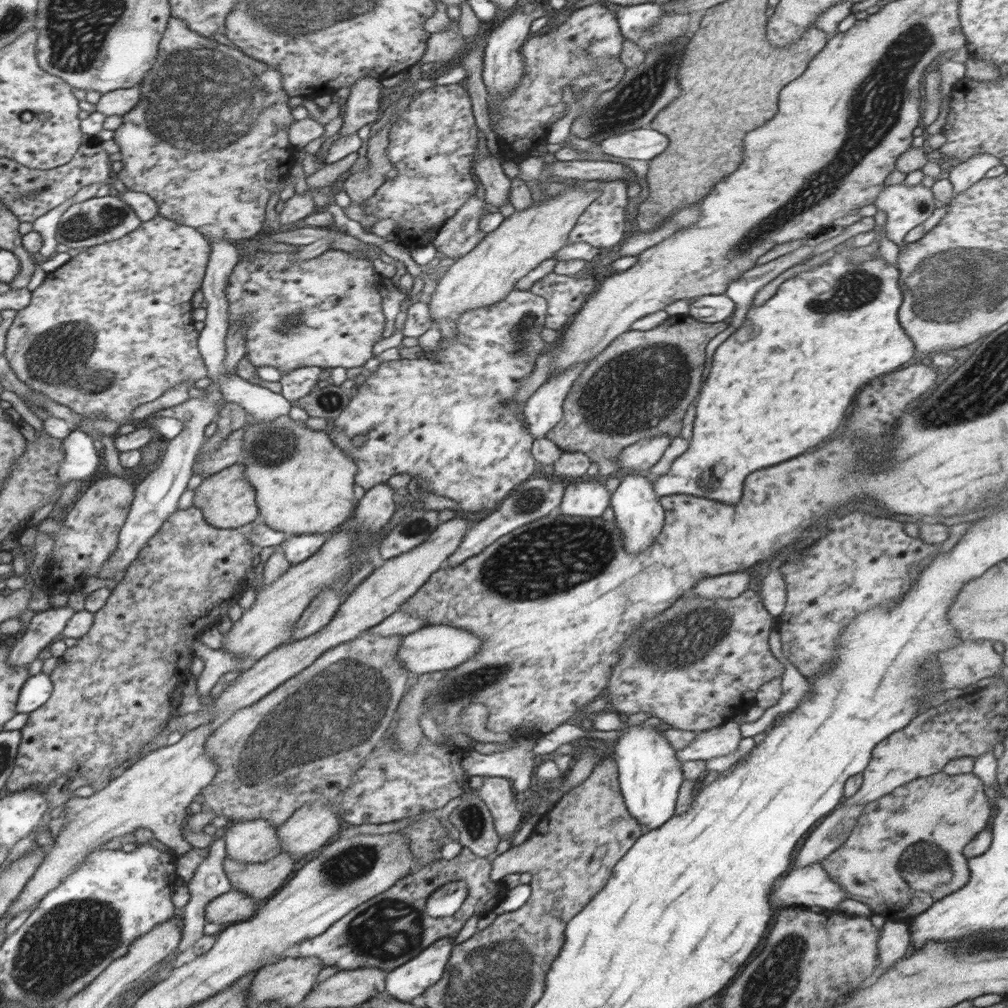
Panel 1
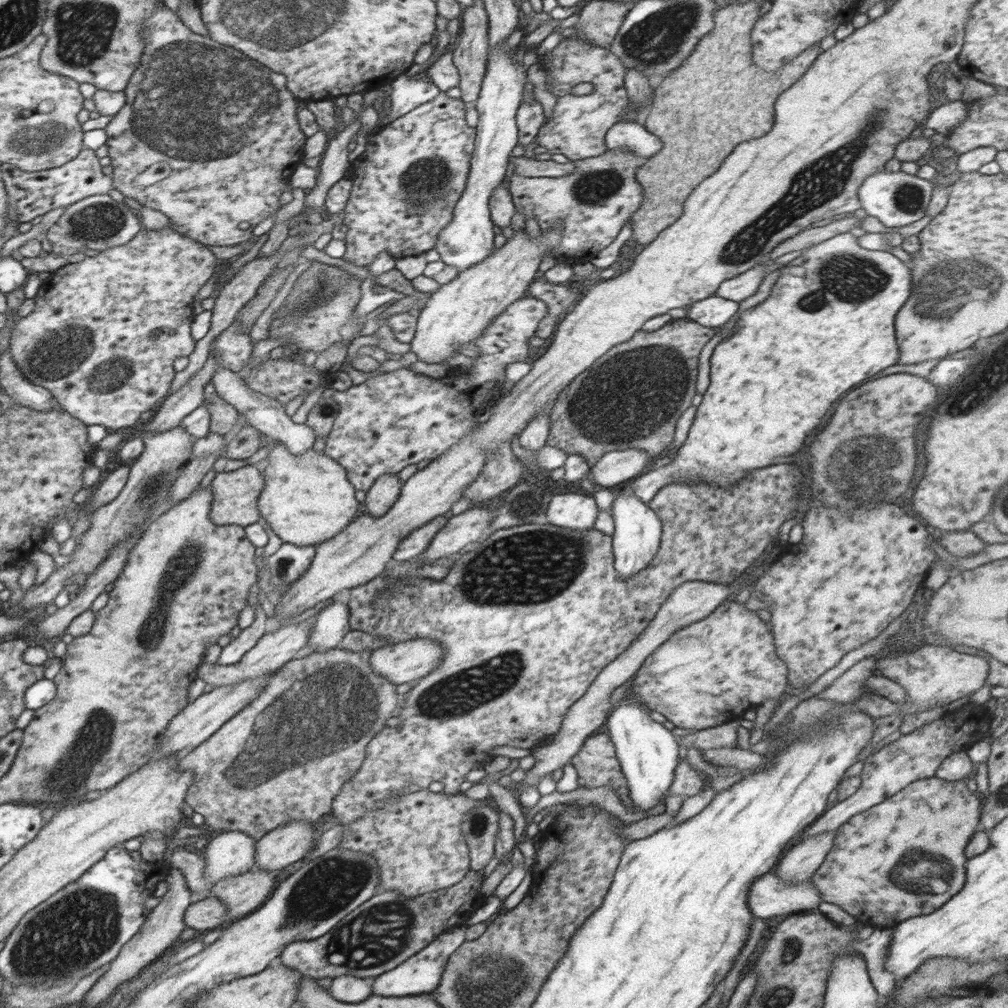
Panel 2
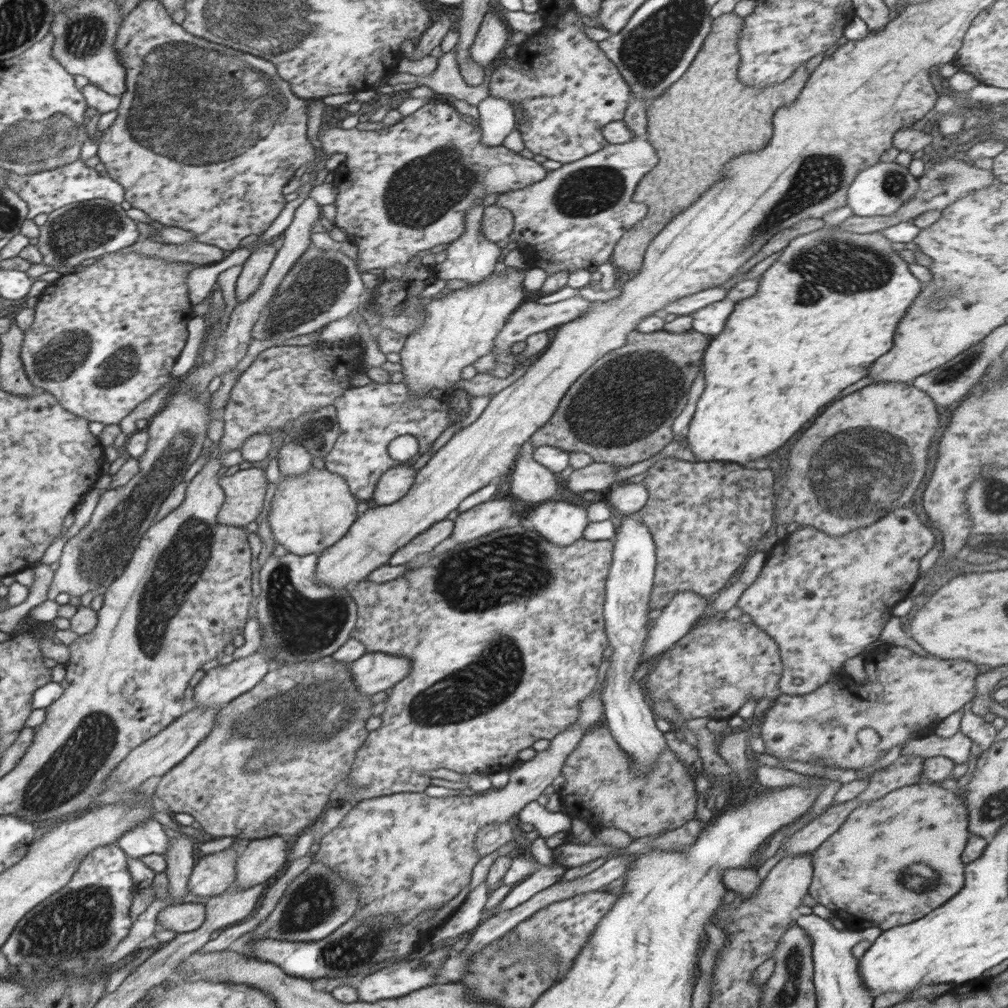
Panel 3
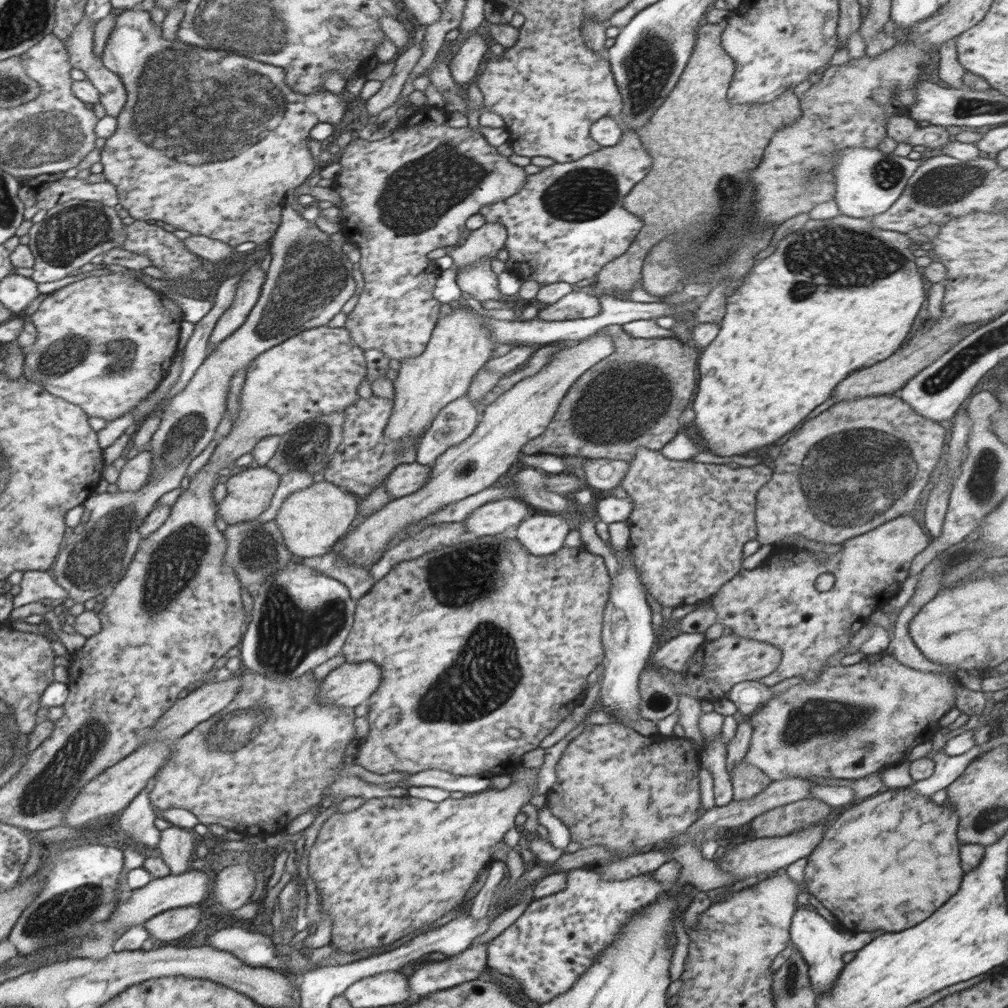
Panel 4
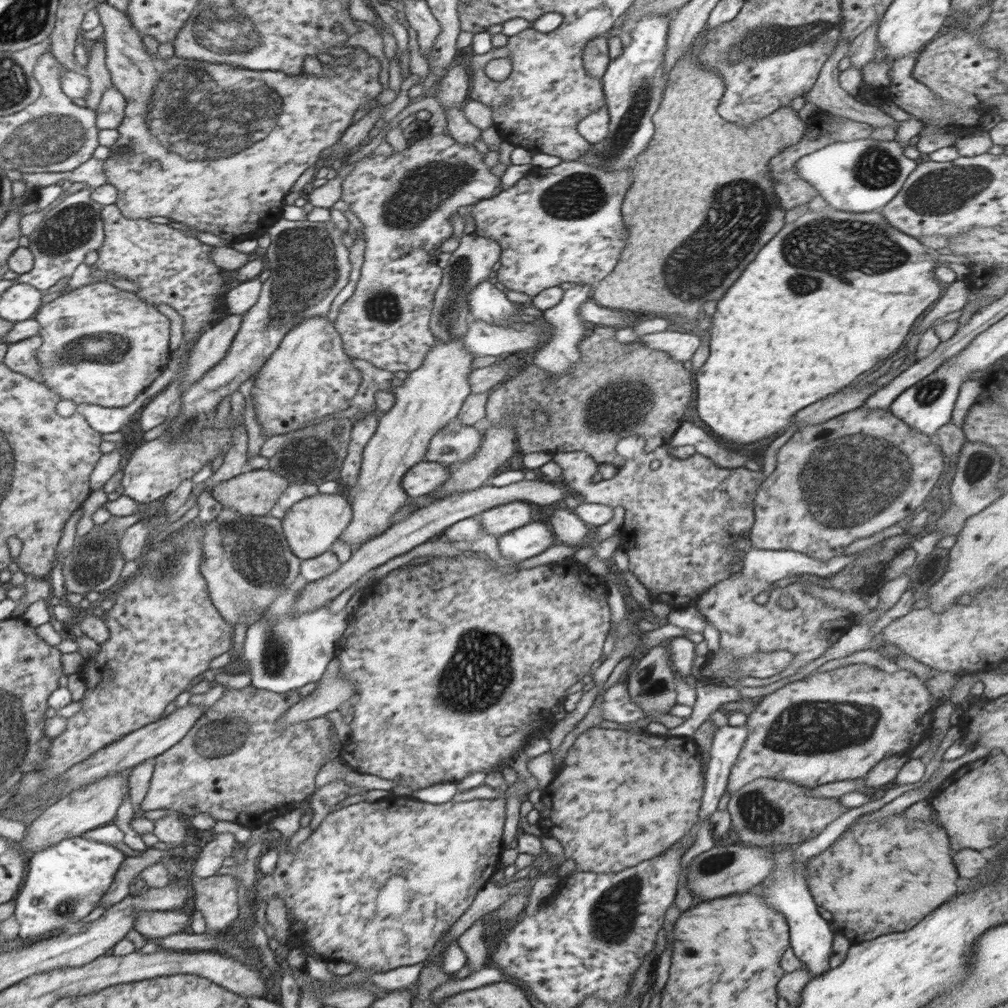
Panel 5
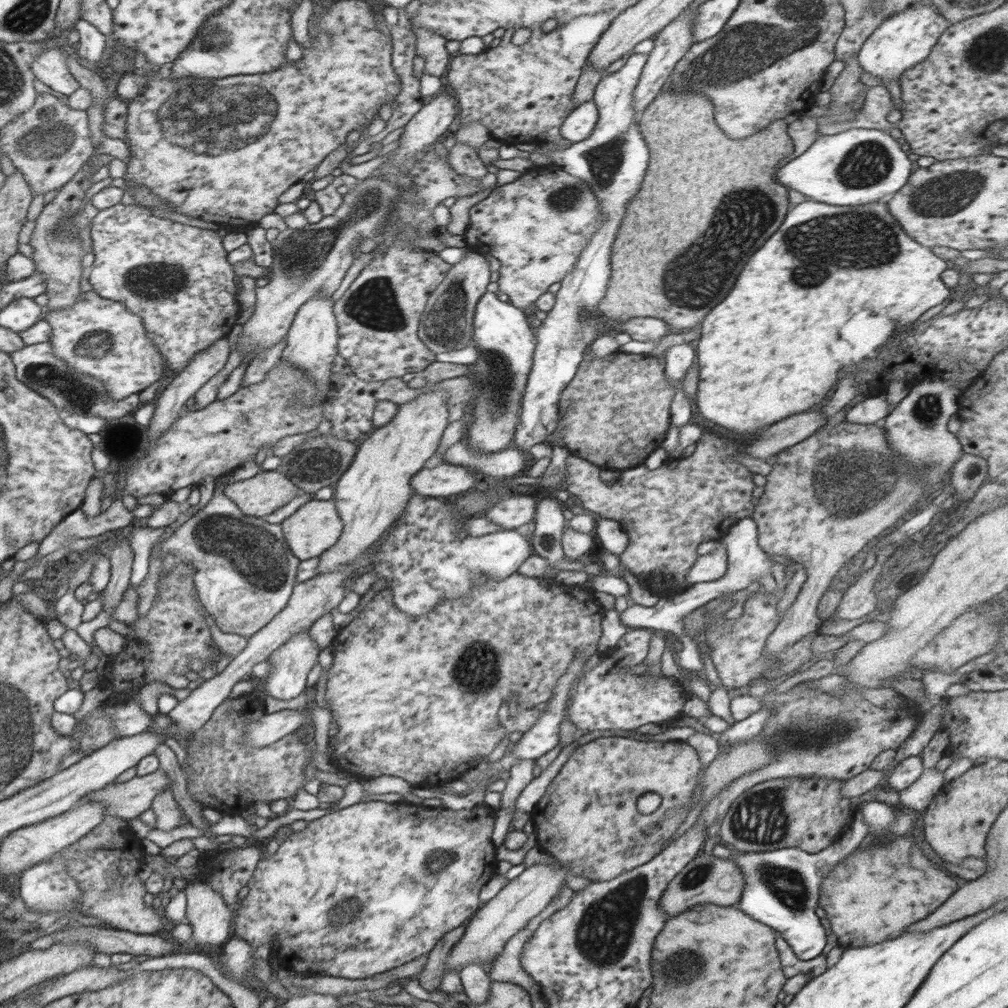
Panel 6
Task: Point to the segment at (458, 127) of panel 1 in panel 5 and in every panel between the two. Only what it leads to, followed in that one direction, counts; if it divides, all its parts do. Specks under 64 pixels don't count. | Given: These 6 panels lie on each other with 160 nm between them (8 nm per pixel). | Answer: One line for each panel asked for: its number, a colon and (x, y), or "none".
2: (405, 185)
3: (406, 188)
4: (404, 196)
5: (404, 199)

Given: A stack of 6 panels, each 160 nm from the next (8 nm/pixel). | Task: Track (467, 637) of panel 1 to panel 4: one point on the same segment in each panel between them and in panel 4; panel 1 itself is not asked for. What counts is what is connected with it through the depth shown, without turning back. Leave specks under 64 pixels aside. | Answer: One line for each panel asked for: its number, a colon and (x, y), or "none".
2: (409, 660)
3: (373, 672)
4: (350, 684)

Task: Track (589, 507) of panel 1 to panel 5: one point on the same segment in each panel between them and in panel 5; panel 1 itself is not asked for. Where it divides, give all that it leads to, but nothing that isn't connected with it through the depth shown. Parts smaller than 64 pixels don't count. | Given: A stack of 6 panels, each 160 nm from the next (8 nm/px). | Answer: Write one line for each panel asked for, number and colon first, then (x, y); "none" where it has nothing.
2: (571, 511)
3: (562, 523)
4: (540, 535)
5: (530, 540)

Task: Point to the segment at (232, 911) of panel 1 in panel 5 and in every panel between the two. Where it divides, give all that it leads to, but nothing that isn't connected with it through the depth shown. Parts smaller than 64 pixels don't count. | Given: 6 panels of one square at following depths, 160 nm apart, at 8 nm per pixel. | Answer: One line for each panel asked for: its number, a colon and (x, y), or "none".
2: (208, 914)
3: (181, 918)
4: (174, 925)
5: (154, 924)

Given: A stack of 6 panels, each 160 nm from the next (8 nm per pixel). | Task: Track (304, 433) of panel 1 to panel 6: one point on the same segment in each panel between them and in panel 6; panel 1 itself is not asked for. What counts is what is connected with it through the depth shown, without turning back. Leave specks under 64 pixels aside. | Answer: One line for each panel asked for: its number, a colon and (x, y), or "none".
2: (307, 499)
3: (310, 512)
4: (312, 521)
5: (311, 526)
6: (315, 527)

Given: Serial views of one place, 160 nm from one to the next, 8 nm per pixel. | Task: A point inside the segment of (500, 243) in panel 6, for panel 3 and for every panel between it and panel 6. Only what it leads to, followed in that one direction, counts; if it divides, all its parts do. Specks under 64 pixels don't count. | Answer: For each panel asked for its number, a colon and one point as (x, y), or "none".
3: (571, 220)
4: (568, 221)
5: (564, 225)

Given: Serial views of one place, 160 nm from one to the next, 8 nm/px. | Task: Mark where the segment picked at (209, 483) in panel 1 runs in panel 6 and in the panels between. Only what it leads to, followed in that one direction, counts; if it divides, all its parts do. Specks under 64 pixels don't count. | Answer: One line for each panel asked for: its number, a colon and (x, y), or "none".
2: (235, 494)
3: (244, 491)
4: (249, 493)
5: (254, 492)
6: (259, 496)

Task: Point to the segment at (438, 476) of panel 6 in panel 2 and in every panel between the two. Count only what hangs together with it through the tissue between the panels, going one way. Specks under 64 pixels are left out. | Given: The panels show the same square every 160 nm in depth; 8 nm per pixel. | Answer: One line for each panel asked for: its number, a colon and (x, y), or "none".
2: (385, 491)
3: (396, 482)
4: (407, 478)
5: (423, 479)

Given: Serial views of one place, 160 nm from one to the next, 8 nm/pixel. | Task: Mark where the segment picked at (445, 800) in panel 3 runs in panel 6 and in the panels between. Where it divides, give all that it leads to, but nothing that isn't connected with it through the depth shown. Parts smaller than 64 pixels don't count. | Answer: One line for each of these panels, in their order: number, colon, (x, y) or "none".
4: (371, 888)
5: (380, 913)
6: (355, 893)

